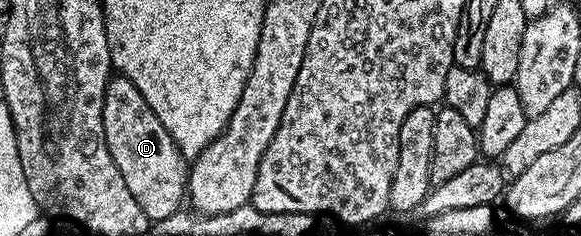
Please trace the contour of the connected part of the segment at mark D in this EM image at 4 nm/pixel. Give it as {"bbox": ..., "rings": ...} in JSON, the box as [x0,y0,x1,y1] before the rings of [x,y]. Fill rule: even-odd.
{"bbox":[102,75,188,220],"rings":[[[115,75],[107,83],[102,125],[110,156],[148,220],[169,217],[180,210],[188,194],[188,160],[184,159],[169,129],[161,125],[157,113],[149,109],[148,101],[128,78]]]}

